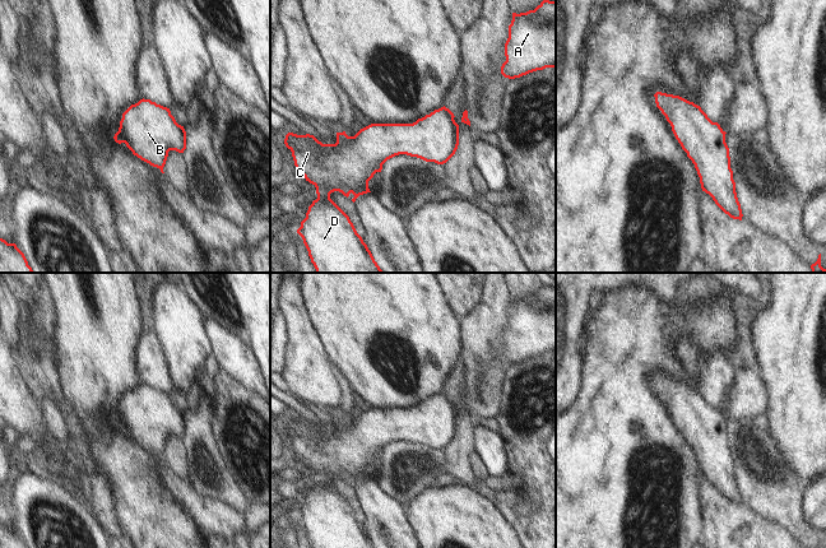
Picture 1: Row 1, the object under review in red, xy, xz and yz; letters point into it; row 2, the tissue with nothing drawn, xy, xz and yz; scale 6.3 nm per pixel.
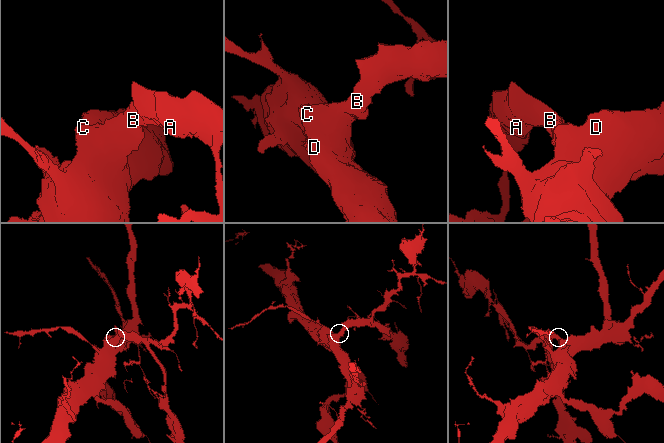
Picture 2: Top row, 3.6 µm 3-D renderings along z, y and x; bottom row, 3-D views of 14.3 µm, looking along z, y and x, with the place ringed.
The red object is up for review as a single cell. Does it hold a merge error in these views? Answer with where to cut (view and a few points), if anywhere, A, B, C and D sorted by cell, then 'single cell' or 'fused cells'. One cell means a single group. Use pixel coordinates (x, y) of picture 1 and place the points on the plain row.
no cut; A B C D; single cell

